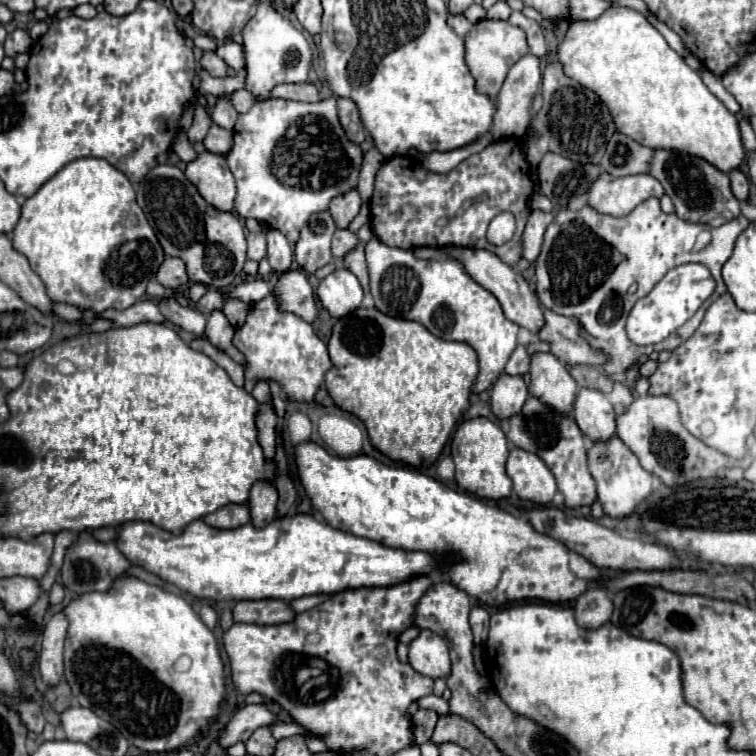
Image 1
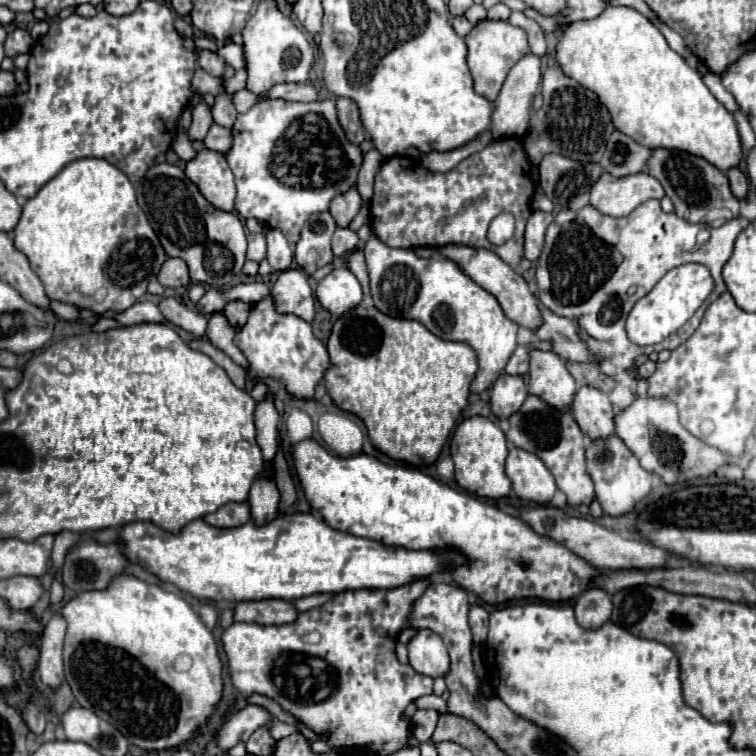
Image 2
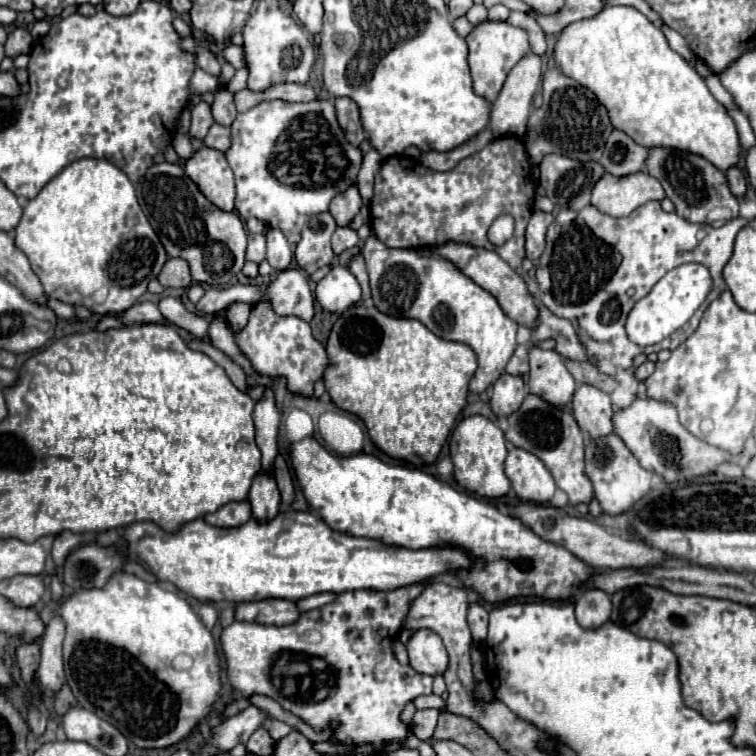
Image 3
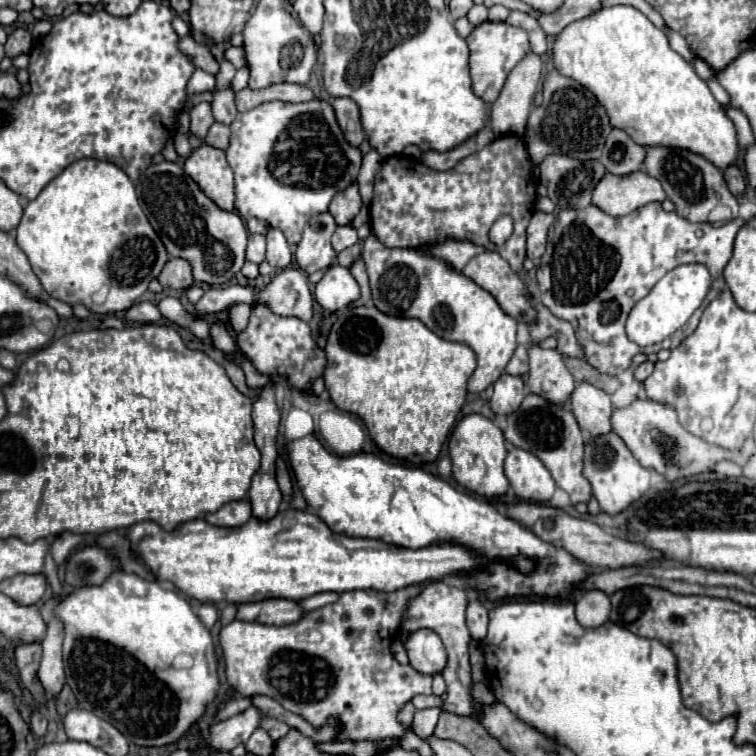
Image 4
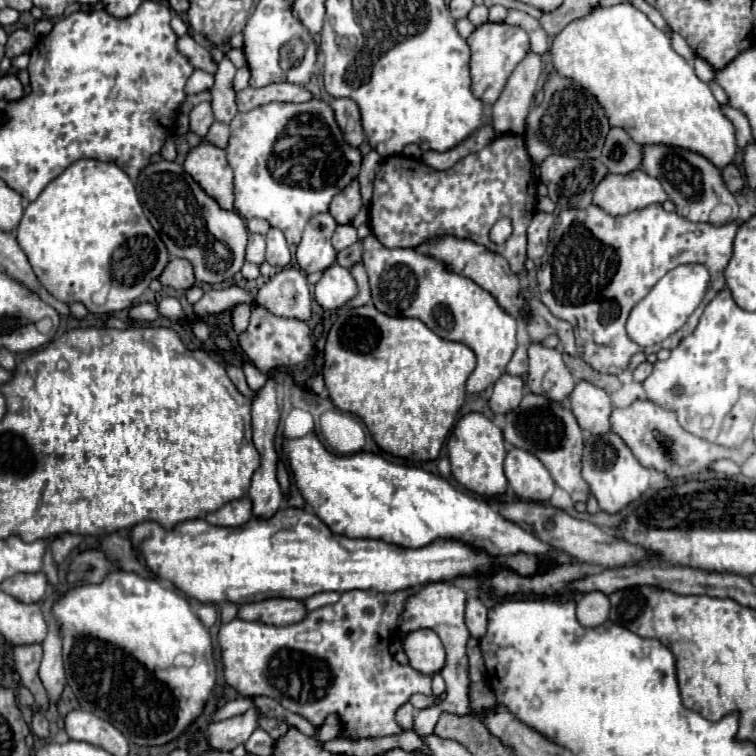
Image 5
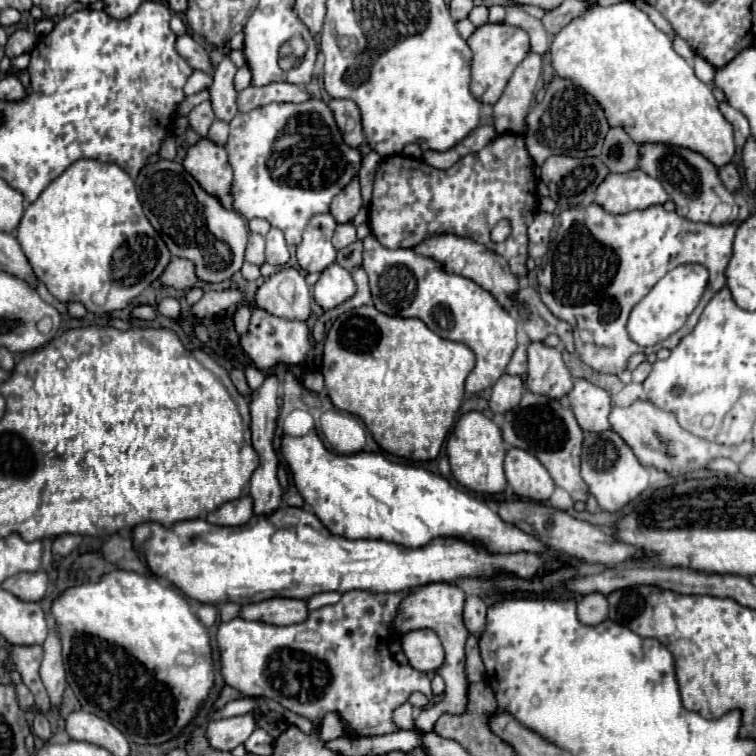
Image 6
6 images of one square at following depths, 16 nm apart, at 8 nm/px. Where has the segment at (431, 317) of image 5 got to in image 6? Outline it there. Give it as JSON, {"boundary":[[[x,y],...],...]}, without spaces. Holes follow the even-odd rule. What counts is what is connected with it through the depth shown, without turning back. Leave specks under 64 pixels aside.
{"boundary":[[[372,234],[366,236],[364,240],[364,270],[370,278],[370,290],[372,290],[372,300],[374,306],[388,314],[388,316],[404,316],[404,318],[418,318],[422,320],[434,334],[446,340],[462,342],[466,344],[474,354],[476,354],[476,366],[466,378],[466,392],[468,394],[478,394],[492,386],[506,370],[508,360],[512,358],[512,352],[516,350],[516,320],[512,314],[508,314],[490,292],[482,290],[476,282],[470,278],[458,276],[458,274],[448,274],[440,262],[434,258],[426,258],[416,254],[414,250],[390,250],[384,248]]]}

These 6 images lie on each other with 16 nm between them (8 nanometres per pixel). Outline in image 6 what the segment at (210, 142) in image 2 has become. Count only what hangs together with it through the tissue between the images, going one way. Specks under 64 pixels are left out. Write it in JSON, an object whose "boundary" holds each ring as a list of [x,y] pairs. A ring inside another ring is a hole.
{"boundary":[[[214,120],[214,124],[210,126],[208,130],[208,140],[212,140],[214,144],[220,144],[220,146],[226,146],[228,142],[228,124],[226,122],[220,122],[220,120]]]}

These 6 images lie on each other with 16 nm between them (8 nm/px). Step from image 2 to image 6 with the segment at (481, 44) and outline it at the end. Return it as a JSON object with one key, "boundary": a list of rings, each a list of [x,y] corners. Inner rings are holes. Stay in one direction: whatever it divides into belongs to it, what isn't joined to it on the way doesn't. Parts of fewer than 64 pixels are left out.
{"boundary":[[[482,24],[476,28],[476,32],[468,38],[468,46],[472,50],[472,94],[484,102],[494,104],[502,90],[506,88],[508,78],[512,76],[514,68],[524,60],[524,56],[530,52],[528,34],[522,28],[508,26],[508,24]]]}

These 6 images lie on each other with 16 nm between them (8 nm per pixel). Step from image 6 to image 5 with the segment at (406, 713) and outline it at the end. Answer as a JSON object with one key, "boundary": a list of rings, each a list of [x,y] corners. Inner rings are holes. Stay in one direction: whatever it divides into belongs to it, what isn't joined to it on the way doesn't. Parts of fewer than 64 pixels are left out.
{"boundary":[[[410,702],[404,704],[404,708],[400,708],[400,712],[396,712],[398,724],[406,730],[412,730],[412,714],[414,714],[414,706]]]}

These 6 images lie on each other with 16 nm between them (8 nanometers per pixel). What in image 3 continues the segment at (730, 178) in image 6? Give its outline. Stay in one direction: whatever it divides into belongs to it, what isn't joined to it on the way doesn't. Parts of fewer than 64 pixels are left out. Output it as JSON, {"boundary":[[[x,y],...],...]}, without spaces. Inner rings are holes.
{"boundary":[[[734,166],[734,168],[726,170],[726,178],[728,178],[728,184],[730,184],[730,192],[736,198],[742,198],[746,194],[746,188],[748,188],[748,182],[746,182],[744,174]]]}

